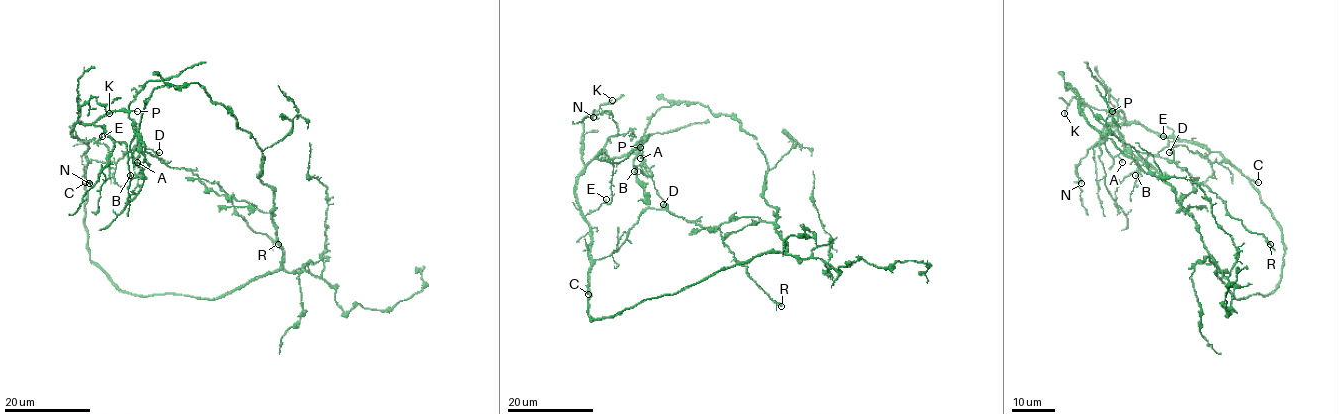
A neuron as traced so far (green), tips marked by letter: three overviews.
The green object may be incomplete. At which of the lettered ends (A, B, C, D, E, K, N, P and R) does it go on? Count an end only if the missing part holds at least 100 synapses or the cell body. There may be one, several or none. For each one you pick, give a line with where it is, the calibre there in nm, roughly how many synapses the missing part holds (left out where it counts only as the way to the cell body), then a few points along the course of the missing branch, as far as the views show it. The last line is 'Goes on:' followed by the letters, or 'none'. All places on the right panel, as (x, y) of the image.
C: (1258, 182) | 240 nm
Goes on: C

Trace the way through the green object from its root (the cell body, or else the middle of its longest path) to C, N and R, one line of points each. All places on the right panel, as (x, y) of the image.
C: (1188, 194), (1194, 189), (1193, 178), (1174, 161), (1172, 148), (1178, 145), (1211, 162), (1228, 161), (1258, 182)
N: (1188, 194), (1185, 168), (1125, 148), (1121, 111), (1125, 121), (1107, 125), (1076, 167), (1081, 183)
R: (1188, 194), (1194, 189), (1193, 179), (1205, 185), (1232, 217), (1270, 244)

